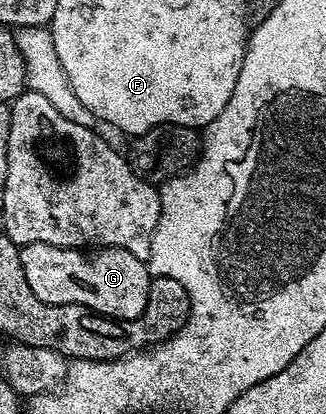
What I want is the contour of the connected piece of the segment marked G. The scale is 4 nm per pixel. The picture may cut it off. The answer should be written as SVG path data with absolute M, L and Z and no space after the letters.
M33 242L20 247L19 257L25 270L25 278L33 294L37 294L41 302L80 304L102 316L110 316L112 320L132 320L141 314L141 310L145 310L153 277L147 271L146 263L133 258L129 250L80 250Z

